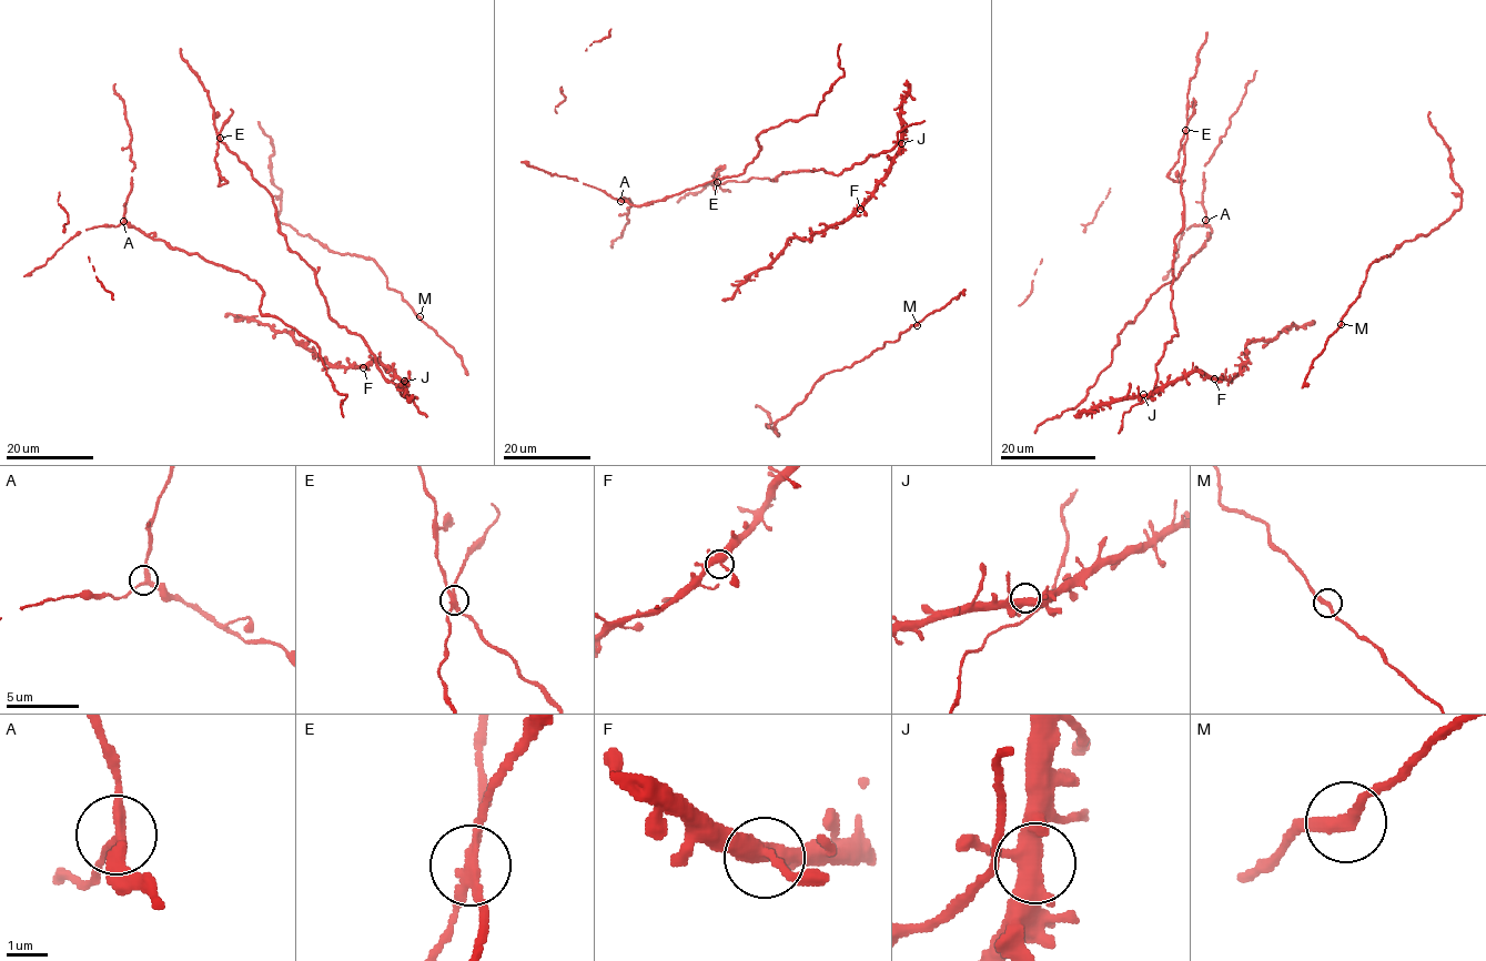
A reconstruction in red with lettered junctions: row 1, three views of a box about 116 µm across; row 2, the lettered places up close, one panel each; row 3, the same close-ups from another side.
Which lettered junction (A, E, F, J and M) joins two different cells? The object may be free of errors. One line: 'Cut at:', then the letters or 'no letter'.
Cut at: E

